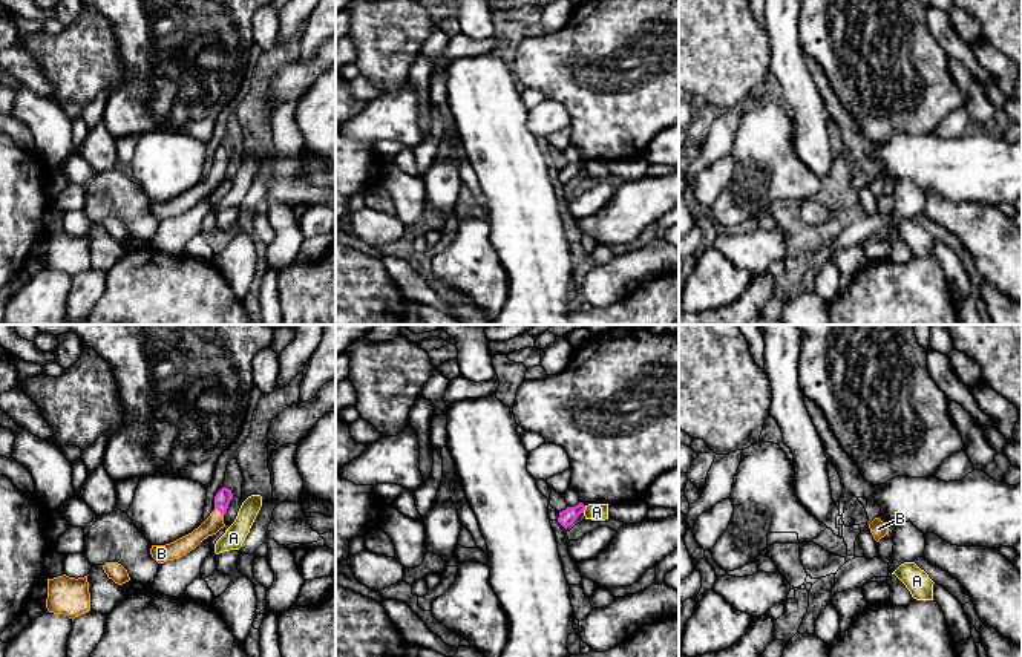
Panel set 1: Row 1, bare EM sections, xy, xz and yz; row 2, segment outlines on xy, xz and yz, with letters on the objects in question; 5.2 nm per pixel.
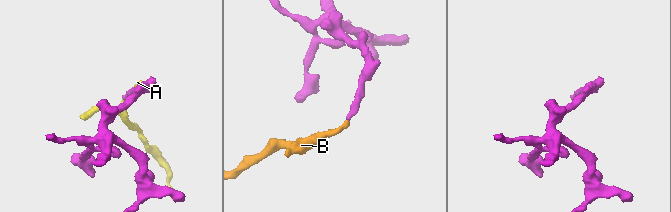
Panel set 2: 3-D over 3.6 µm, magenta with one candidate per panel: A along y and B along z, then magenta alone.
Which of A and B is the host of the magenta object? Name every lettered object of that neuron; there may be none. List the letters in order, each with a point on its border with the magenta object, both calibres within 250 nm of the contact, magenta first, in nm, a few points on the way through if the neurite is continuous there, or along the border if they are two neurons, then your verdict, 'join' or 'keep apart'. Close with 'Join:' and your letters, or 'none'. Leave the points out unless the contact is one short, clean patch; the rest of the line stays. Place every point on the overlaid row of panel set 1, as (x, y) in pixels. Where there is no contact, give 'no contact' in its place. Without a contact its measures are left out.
A: meets magenta in xz at (584, 509); 90 nm thick on the magenta side, 100 nm on the other; keep apart
B: meets magenta in xy at (219, 510); 90 nm thick on the magenta side, 90 nm on the other; runs through xy (222, 498), (219, 510), (215, 521); join
Join: B

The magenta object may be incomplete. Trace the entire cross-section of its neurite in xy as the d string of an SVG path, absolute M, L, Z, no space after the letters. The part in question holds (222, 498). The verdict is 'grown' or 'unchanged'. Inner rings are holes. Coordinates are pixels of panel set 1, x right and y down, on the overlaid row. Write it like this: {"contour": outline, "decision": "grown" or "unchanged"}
{"contour": "M222 487L215 496L215 510L210 513L210 516L192 533L165 545L152 545L150 548L152 557L158 564L179 559L190 553L192 550L195 550L204 539L216 534L221 528L225 527L224 515L227 513L231 499L233 499L231 490Z", "decision": "grown"}

